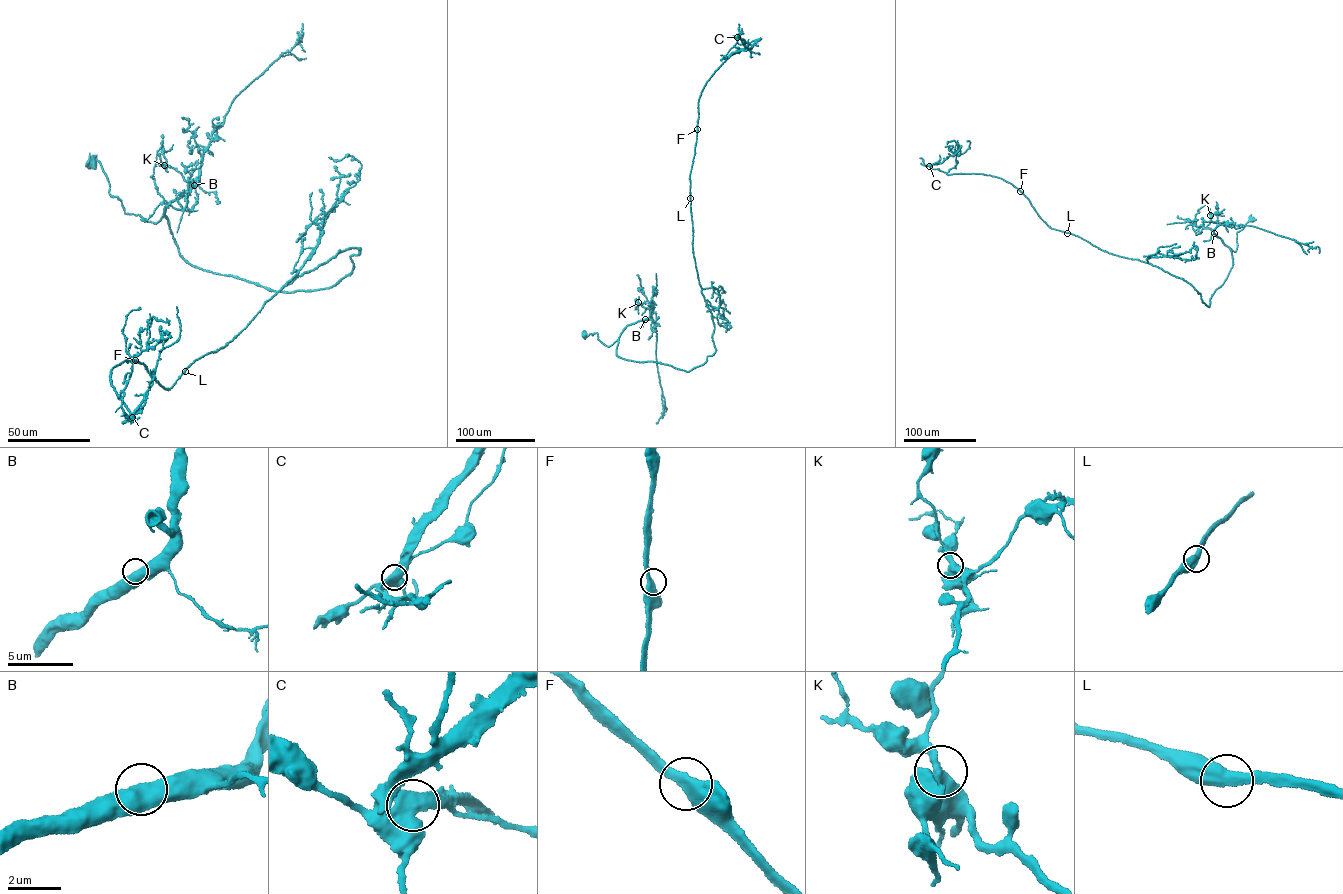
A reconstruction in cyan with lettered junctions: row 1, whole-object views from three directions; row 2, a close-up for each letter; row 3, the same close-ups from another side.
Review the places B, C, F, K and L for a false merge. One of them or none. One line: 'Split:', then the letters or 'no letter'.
Split: C

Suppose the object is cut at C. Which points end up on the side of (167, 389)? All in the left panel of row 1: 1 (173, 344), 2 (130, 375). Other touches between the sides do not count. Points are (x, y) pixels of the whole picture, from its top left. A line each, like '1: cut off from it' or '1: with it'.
1: cut off from it
2: with it

